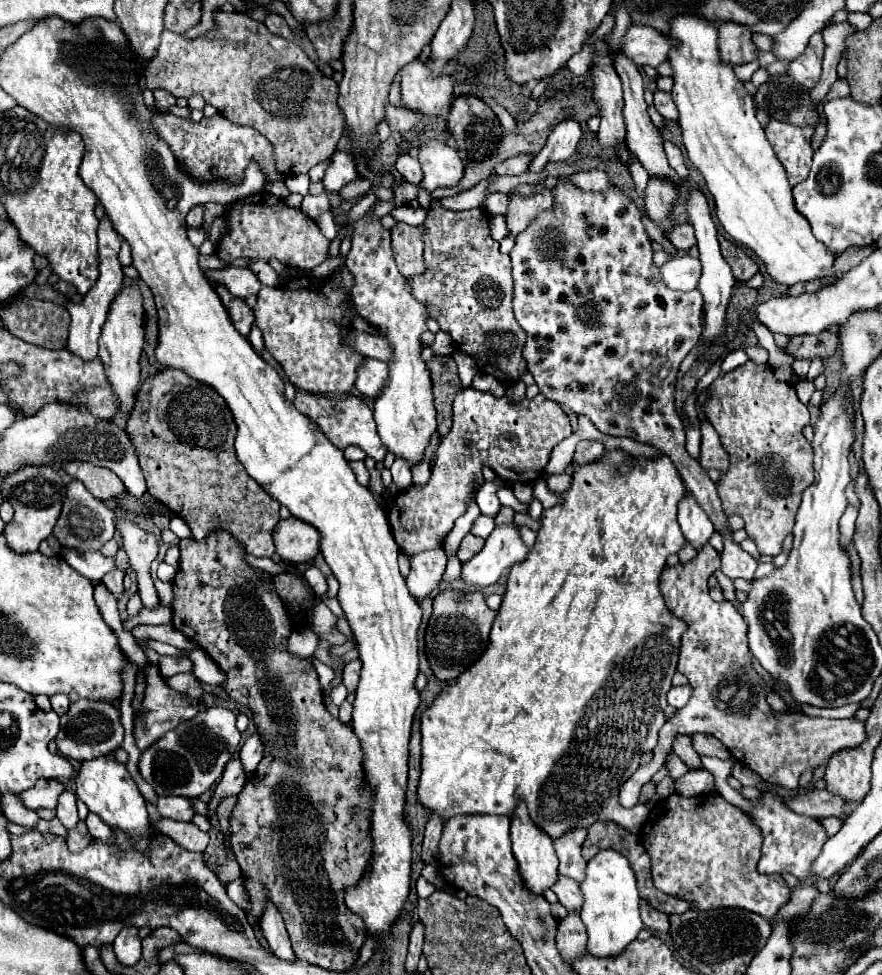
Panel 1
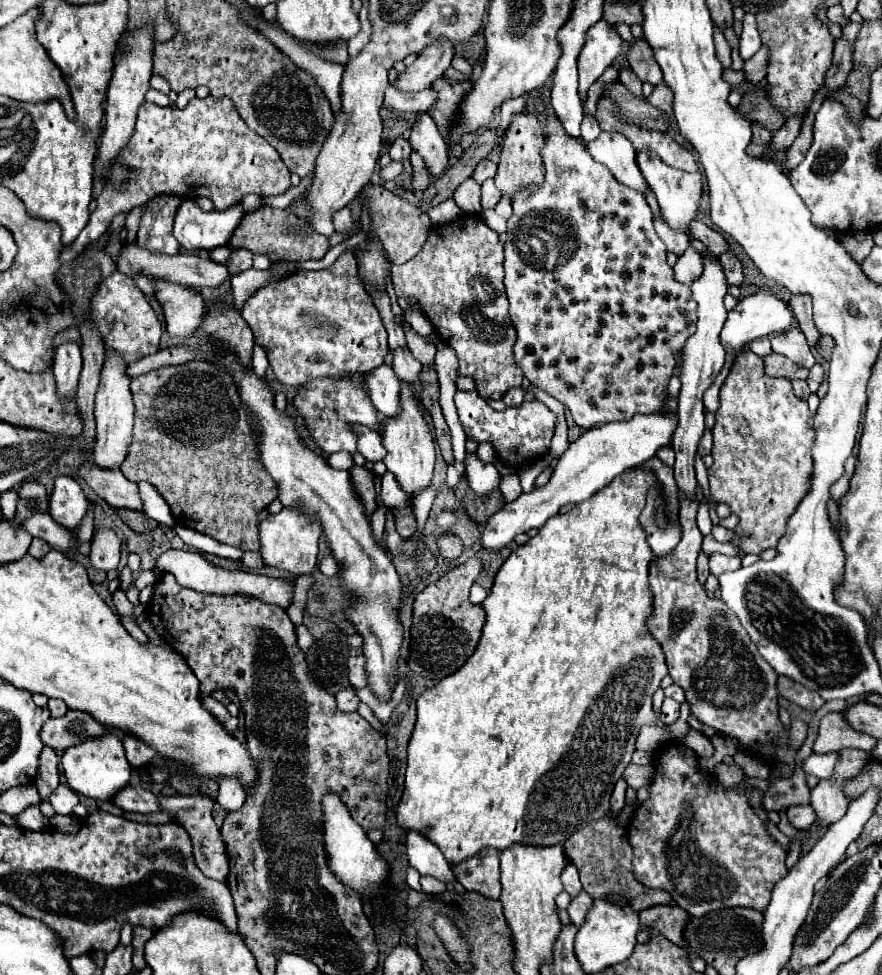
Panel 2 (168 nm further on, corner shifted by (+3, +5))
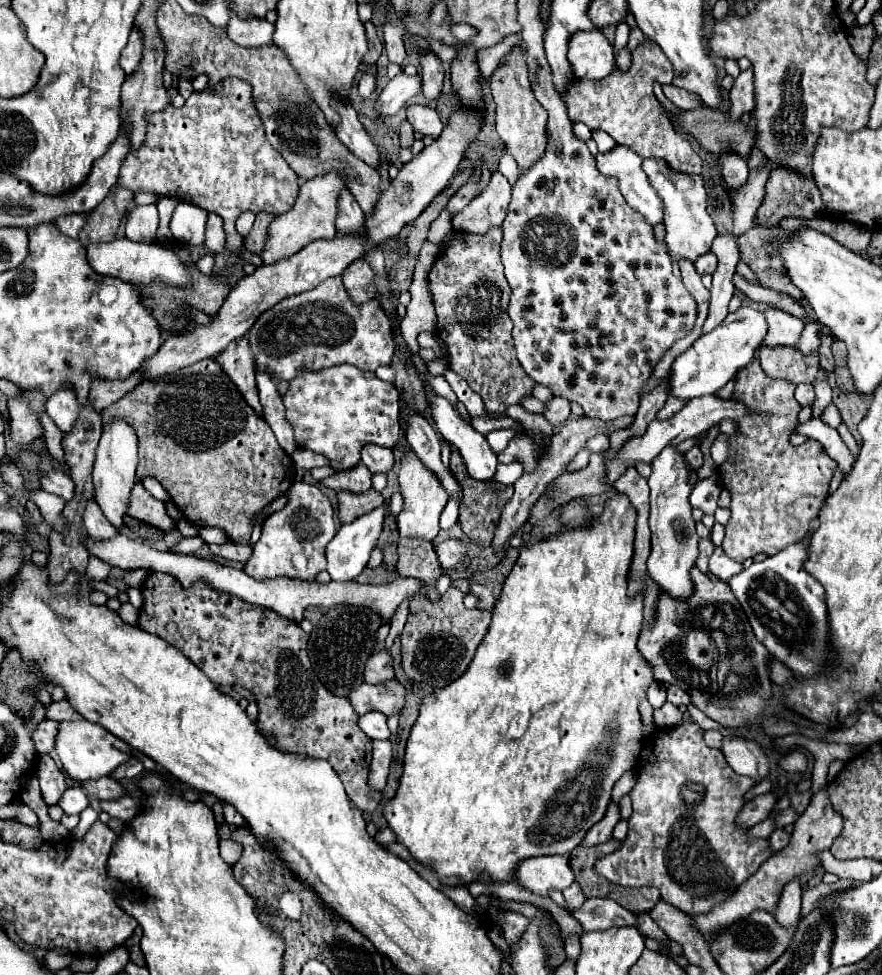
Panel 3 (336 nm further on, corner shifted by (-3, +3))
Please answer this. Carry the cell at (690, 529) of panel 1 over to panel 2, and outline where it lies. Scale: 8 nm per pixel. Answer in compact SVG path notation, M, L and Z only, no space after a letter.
M703 253L703 275L699 279L695 279L691 283L691 291L693 291L693 299L697 301L697 331L695 335L689 337L689 341L685 343L685 347L681 349L681 363L679 363L679 379L681 379L681 391L677 397L677 429L673 433L673 441L671 447L677 455L675 461L675 481L679 491L687 497L693 499L695 491L697 491L697 481L695 481L695 469L693 469L693 459L695 459L695 451L699 445L699 439L703 435L705 423L703 423L703 391L711 385L711 381L715 379L715 375L719 373L721 365L725 363L725 347L721 345L721 329L727 321L727 309L723 305L723 297L727 295L727 281L725 281L725 273L723 267L719 263L719 259L713 253Z

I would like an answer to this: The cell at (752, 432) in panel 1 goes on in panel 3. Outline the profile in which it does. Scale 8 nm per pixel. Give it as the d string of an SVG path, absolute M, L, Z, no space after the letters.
M757 359L737 373L733 397L747 401L751 409L767 409L771 413L767 421L759 421L759 417L737 421L739 433L729 437L729 459L719 467L721 481L733 499L729 507L731 519L725 525L723 551L737 563L757 553L775 555L783 547L803 541L819 515L829 481L837 469L837 463L823 451L819 441L807 439L799 447L789 445L791 429L797 427L797 413L801 411L793 391L793 383L767 377Z

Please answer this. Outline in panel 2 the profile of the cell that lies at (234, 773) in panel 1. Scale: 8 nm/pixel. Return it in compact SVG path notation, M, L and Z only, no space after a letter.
M159 795L161 807L169 813L173 813L175 821L185 827L185 831L189 831L193 845L197 845L199 849L195 851L195 861L199 865L199 869L207 875L213 877L217 881L225 881L229 875L229 855L223 843L223 837L219 833L219 827L213 821L213 805L215 801L209 795L173 795L173 797L163 797Z

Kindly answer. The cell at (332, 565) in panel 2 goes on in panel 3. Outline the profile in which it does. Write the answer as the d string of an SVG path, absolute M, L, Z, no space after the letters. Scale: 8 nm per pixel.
M385 507L359 517L349 525L341 525L339 533L327 545L327 571L333 581L355 581L365 569L369 555L383 529Z

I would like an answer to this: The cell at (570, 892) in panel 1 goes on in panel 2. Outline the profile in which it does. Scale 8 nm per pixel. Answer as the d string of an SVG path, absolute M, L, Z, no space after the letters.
M581 891L577 897L571 899L571 903L569 903L569 907L567 907L567 913L569 913L573 925L577 925L577 927L583 925L583 919L585 919L591 903L593 903L593 899L589 897L587 891Z

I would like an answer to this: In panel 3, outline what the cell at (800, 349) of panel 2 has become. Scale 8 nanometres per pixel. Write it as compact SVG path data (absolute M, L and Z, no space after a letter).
M813 321L813 323L807 323L805 329L803 329L803 335L801 335L801 341L797 345L797 349L801 353L817 353L819 351L819 345L821 345L821 339L819 339L819 331L831 331L827 329L825 325Z

